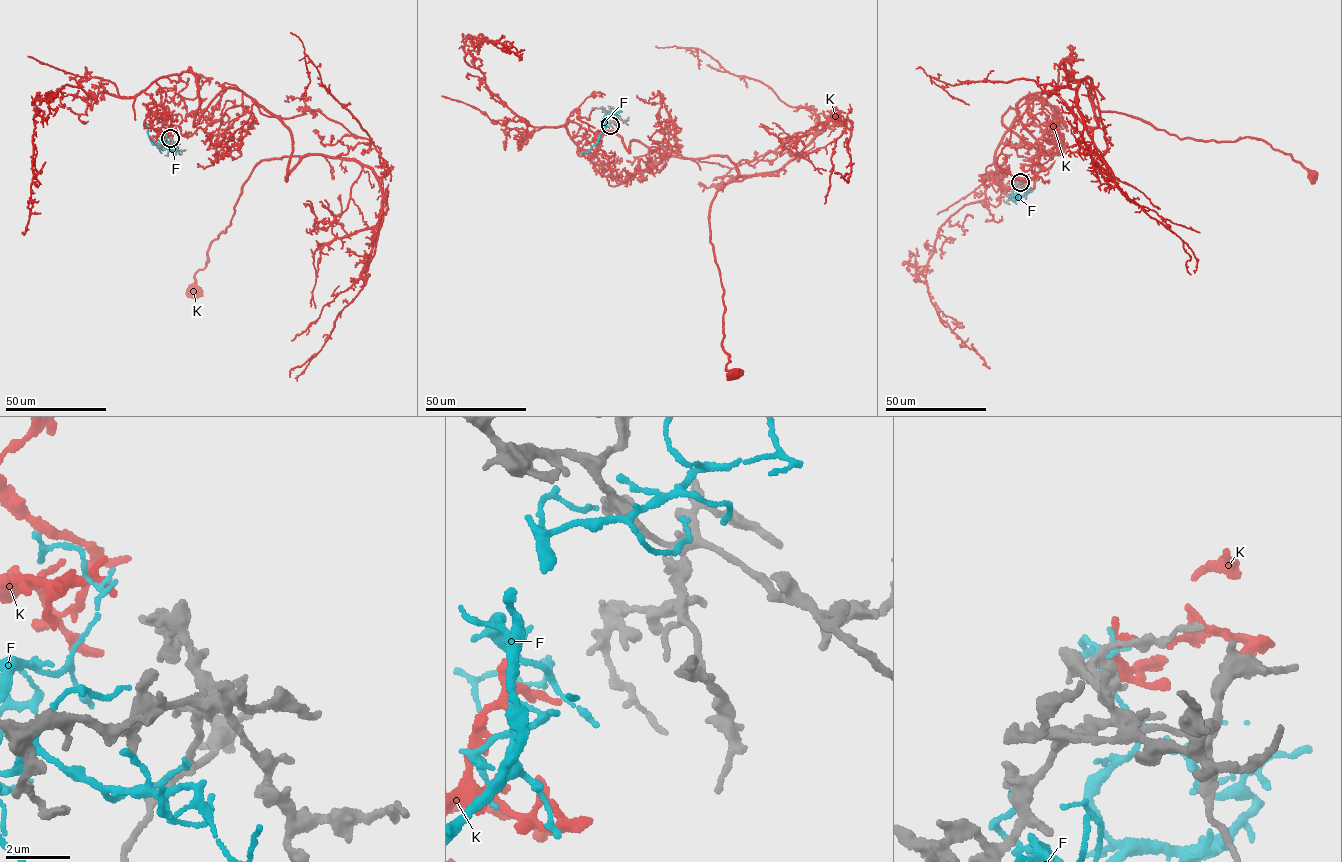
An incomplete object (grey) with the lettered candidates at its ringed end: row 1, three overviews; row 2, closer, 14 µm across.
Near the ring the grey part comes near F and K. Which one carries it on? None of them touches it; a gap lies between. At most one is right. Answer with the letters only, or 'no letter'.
K

